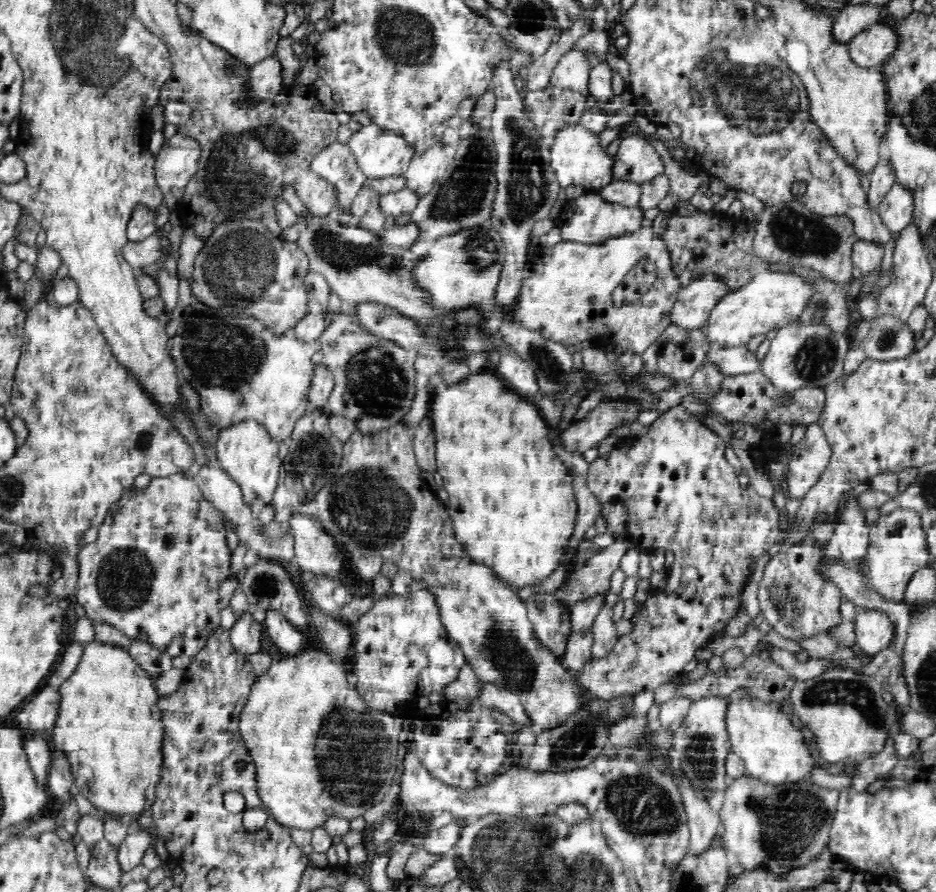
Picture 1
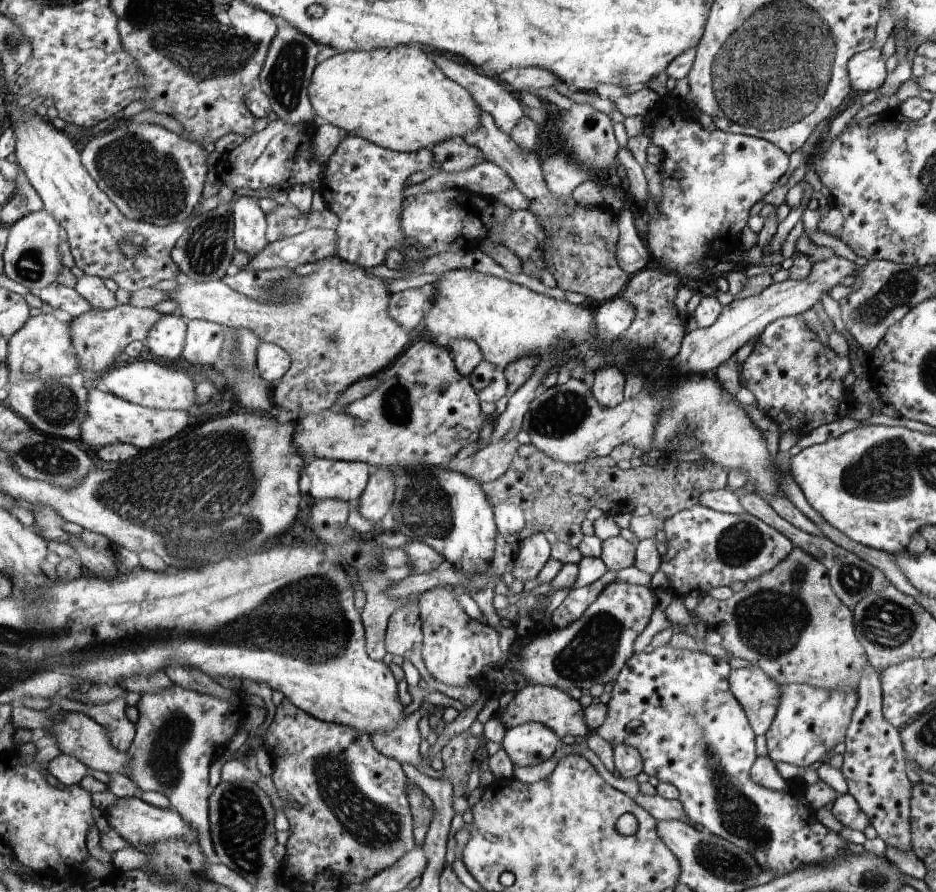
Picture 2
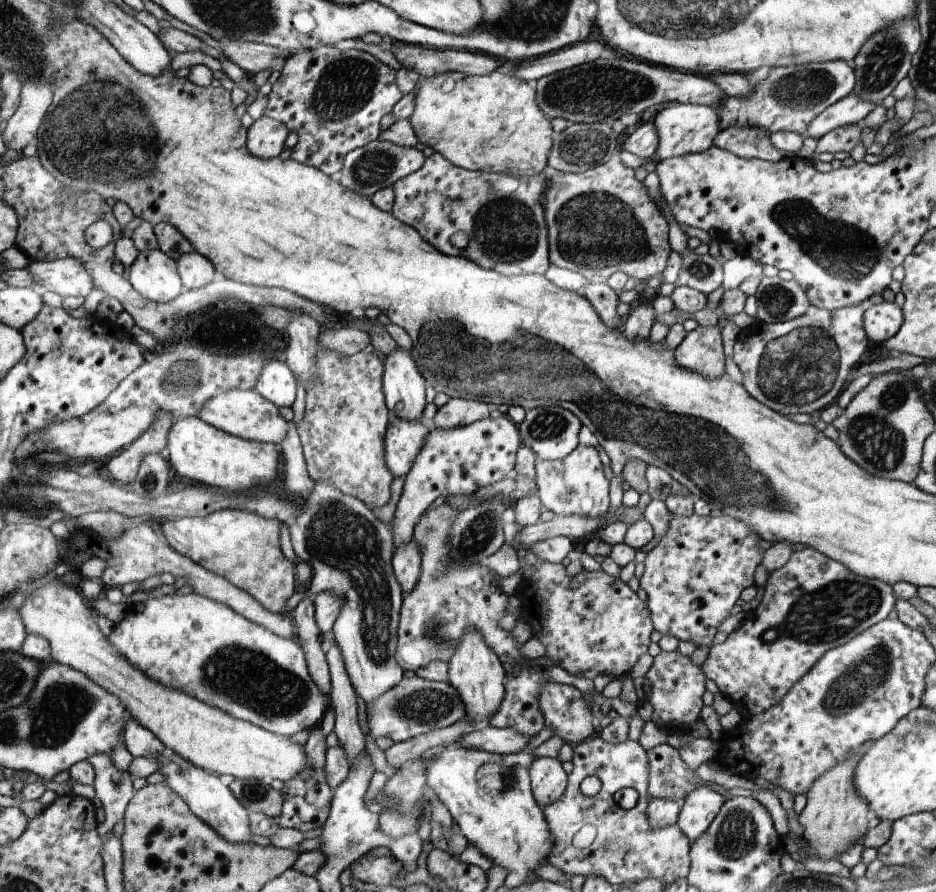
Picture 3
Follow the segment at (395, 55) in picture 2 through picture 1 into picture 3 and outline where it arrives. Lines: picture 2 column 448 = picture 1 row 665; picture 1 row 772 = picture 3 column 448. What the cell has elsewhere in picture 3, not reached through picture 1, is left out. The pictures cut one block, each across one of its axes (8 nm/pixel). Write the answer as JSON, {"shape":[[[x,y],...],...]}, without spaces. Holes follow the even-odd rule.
{"shape":[[[493,72],[489,76],[469,74],[437,74],[437,78],[423,78],[417,90],[417,108],[411,116],[411,126],[423,146],[443,154],[449,162],[471,172],[497,172],[511,176],[537,176],[549,170],[549,152],[553,150],[553,124],[537,104],[535,84],[519,78]]]}

